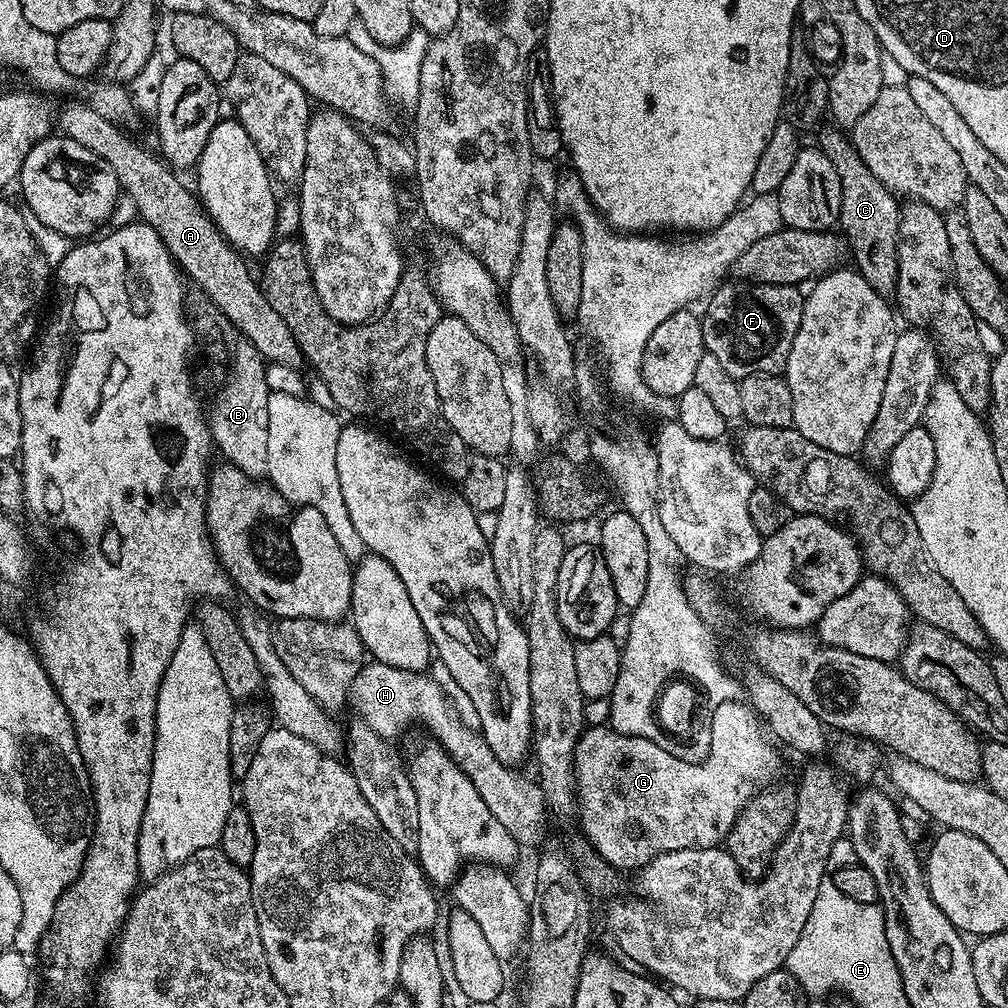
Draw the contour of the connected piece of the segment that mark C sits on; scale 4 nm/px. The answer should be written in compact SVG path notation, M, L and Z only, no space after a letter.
M840 132L822 133L818 147L826 154L826 158L830 158L830 162L834 162L834 170L838 170L838 182L842 186L838 228L846 237L846 244L851 252L853 248L856 270L870 282L877 293L883 296L893 295L897 280L896 239L901 210L897 197L885 184L878 182L874 174L870 174L866 162L862 162L845 133L844 136Z

